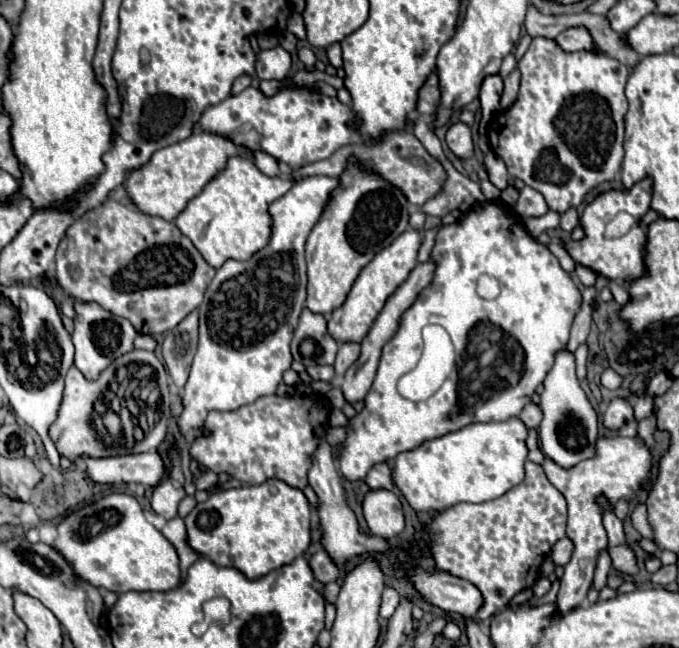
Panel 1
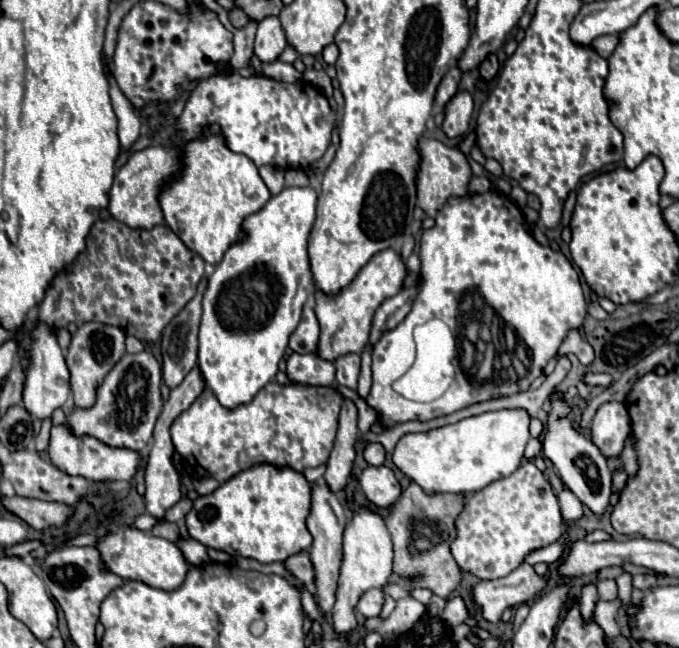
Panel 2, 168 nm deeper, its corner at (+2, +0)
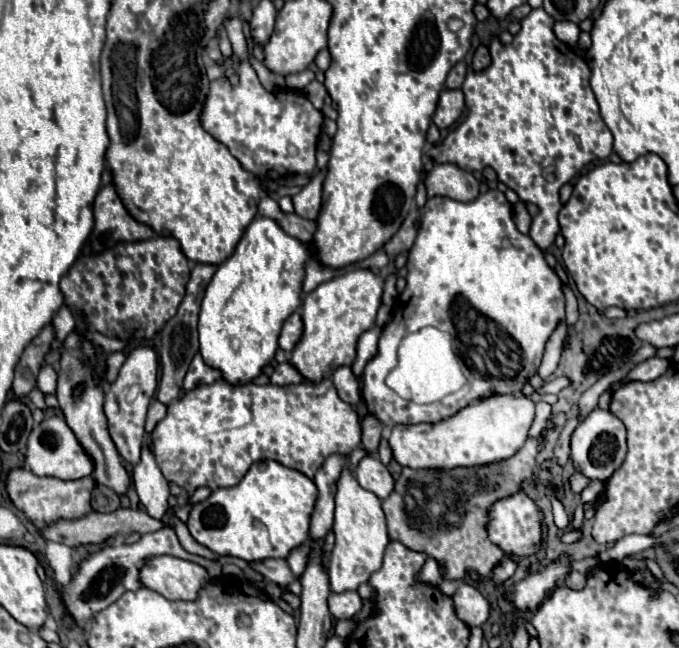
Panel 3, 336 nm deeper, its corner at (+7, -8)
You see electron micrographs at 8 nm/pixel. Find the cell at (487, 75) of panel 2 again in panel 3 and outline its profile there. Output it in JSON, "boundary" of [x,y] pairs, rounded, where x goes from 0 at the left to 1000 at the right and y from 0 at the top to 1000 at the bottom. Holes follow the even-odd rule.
{"boundary":[[[707,71],[707,74],[701,77],[701,83],[698,83],[695,105],[698,105],[701,111],[707,111],[707,108],[713,108],[713,105],[719,105],[719,102],[722,102],[722,83],[719,83],[719,74],[716,74],[716,71]]]}

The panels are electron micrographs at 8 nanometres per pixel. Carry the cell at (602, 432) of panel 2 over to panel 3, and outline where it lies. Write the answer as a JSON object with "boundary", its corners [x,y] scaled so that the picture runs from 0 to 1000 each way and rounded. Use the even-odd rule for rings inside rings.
{"boundary":[[[875,630],[845,664],[839,691],[845,719],[854,722],[860,735],[872,735],[872,741],[895,741],[922,707],[922,660],[898,633]]]}

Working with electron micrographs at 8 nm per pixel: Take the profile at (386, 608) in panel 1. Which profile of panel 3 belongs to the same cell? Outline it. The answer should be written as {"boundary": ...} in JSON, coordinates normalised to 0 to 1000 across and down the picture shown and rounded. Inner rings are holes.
{"boundary":[[[489,914],[483,923],[483,938],[492,954],[504,957],[504,954],[521,954],[536,938],[536,929],[527,920],[527,914],[507,914],[507,917]]]}

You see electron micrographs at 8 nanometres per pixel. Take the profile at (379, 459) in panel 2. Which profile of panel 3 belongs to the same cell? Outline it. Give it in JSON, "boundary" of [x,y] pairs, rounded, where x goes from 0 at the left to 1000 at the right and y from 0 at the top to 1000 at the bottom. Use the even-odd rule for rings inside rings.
{"boundary":[[[539,642],[533,654],[533,688],[542,701],[557,698],[557,682],[563,676],[563,654],[551,642]]]}

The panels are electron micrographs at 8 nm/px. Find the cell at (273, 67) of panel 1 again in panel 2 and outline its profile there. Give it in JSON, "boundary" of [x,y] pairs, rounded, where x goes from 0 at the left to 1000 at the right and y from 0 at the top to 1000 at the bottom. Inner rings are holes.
{"boundary":[[[393,25],[378,40],[376,56],[376,86],[384,96],[402,96],[417,80],[423,62],[408,25]]]}

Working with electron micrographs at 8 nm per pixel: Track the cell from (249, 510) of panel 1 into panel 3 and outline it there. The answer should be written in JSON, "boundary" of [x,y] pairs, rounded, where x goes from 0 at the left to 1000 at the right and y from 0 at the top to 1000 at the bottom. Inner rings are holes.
{"boundary":[[[389,710],[371,716],[348,750],[321,753],[300,775],[286,778],[274,809],[292,840],[324,858],[345,858],[362,867],[424,861],[433,846],[454,833],[462,775],[465,750],[457,738],[404,710]]]}

